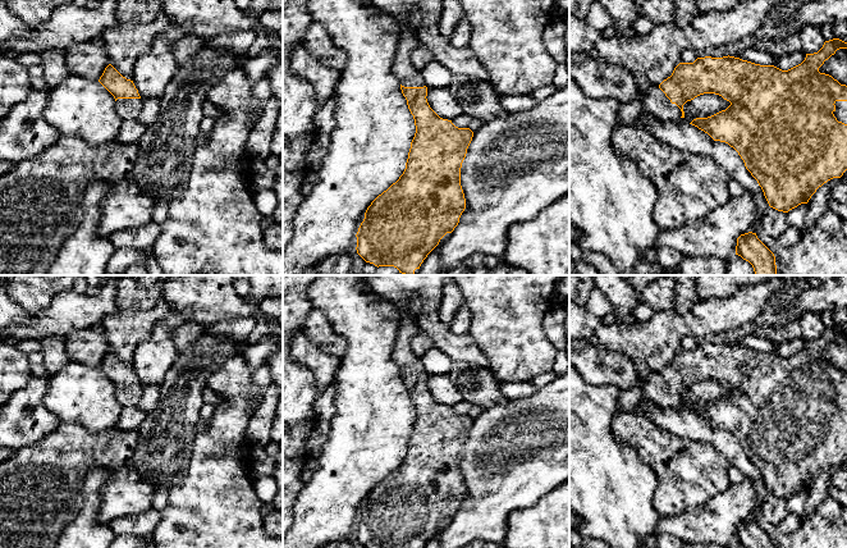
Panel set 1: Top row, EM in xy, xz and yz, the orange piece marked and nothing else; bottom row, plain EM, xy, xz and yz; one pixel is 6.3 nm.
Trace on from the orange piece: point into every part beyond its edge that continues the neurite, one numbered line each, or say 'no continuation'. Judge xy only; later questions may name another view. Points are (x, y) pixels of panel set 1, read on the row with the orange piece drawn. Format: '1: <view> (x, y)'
1: xy (128, 109)

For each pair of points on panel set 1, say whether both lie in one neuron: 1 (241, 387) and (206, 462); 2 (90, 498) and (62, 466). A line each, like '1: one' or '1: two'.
1: one
2: two

